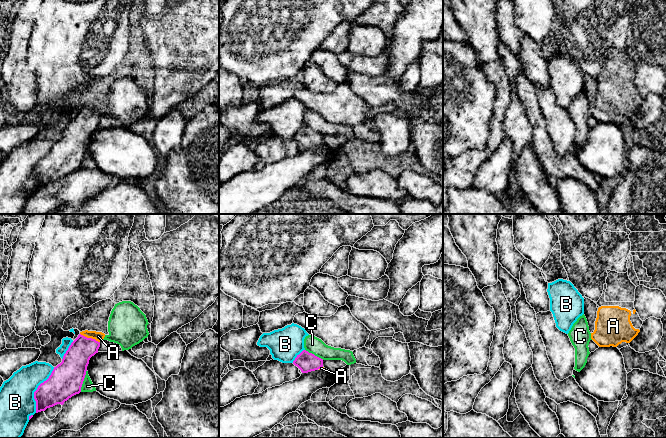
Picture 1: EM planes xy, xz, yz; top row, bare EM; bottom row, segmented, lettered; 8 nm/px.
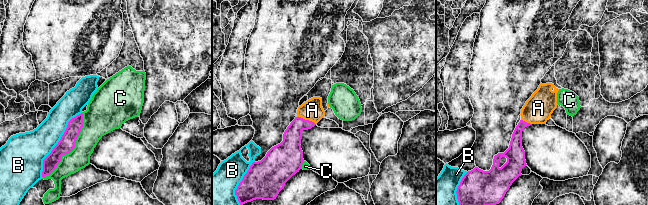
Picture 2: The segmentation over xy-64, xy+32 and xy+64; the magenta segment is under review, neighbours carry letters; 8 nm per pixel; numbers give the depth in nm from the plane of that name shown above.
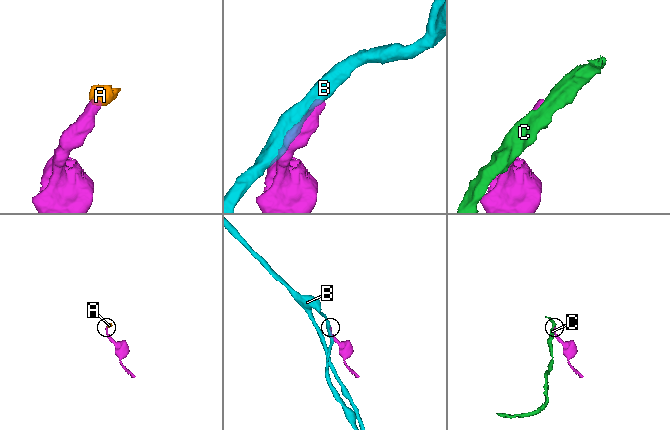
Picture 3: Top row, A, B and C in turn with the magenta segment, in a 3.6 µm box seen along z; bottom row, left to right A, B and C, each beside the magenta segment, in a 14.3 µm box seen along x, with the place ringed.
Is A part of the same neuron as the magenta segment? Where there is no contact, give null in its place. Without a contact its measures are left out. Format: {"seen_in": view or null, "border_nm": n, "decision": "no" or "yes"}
{"seen_in": "xy", "border_nm": 180, "decision": "yes"}

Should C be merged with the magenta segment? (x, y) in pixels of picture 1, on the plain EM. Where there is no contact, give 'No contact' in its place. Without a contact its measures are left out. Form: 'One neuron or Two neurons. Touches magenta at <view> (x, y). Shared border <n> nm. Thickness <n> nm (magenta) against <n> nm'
Two neurons. Touches magenta at xy (83, 156). Shared border 180 nm. Thickness 260 nm (magenta) against 90 nm

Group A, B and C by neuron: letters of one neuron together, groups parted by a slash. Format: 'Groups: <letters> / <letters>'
Groups: A / B / C

